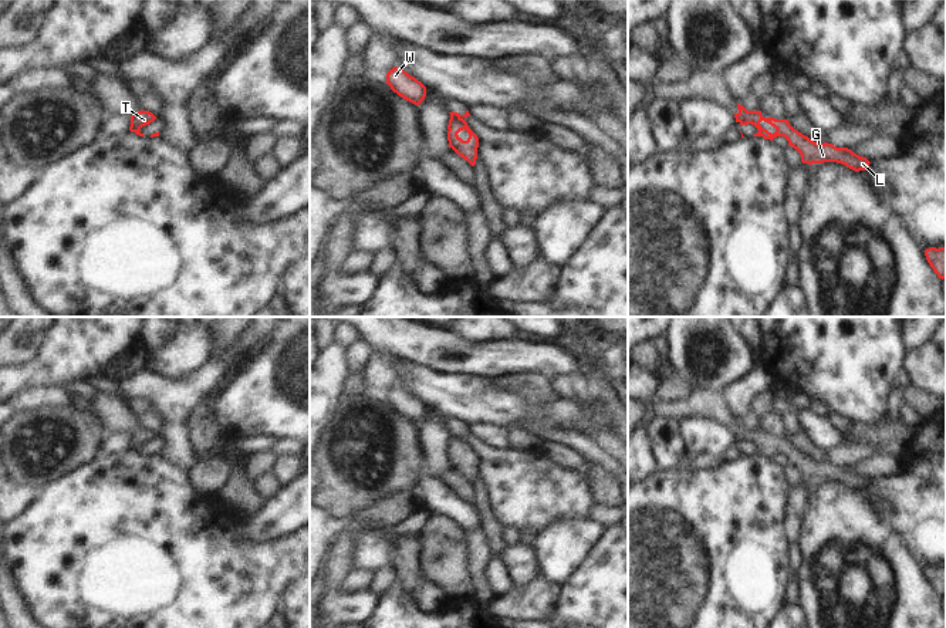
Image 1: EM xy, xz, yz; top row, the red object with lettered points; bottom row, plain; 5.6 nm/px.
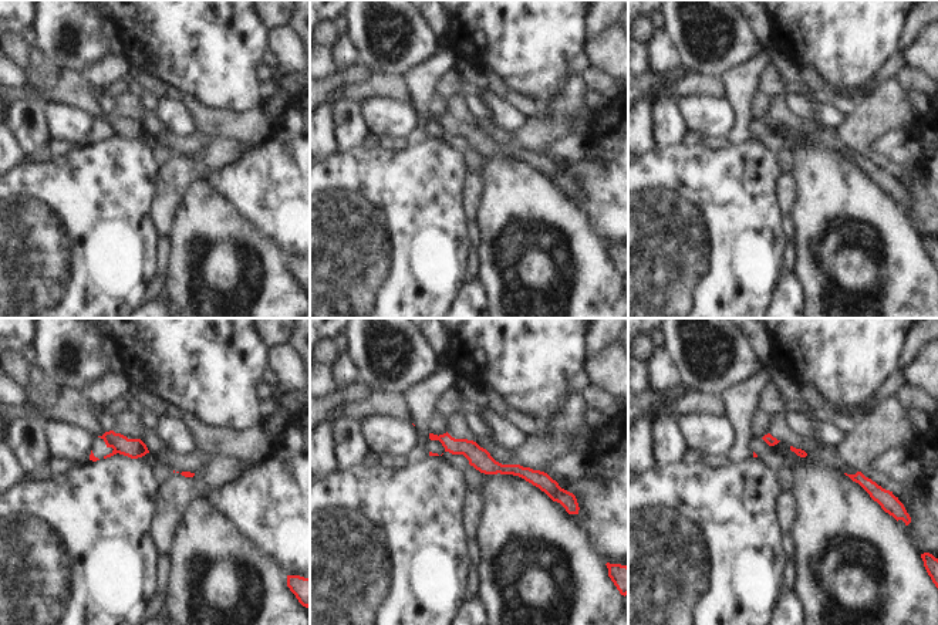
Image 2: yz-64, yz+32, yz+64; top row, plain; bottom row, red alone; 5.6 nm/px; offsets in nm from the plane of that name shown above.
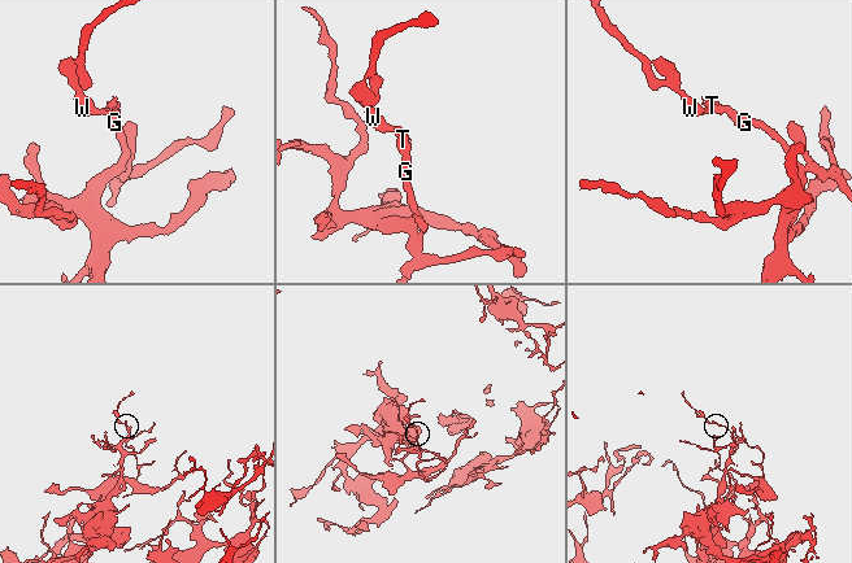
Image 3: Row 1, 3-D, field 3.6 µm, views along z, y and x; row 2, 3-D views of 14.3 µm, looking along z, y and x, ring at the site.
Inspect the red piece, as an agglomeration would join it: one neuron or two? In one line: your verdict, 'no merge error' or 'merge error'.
merge error

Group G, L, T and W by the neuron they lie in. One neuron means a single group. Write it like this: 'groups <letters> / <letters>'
groups G L T / W

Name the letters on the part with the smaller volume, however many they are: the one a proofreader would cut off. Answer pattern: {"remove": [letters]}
{"remove": ["W"]}

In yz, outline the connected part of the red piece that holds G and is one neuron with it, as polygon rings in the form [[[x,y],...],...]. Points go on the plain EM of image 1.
[[[737,422],[739,431],[734,432],[736,440],[747,440],[757,446],[760,455],[773,459],[777,455],[784,455],[788,463],[798,469],[803,482],[824,482],[837,480],[847,486],[859,490],[869,486],[869,479],[854,472],[848,466],[837,466],[832,462],[817,462],[808,455],[794,448],[788,438],[764,436],[761,429],[747,429]]]

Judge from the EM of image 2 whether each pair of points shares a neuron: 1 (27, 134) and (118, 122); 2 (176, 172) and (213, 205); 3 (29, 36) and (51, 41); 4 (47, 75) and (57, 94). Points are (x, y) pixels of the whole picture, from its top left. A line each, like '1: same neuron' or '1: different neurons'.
1: different neurons
2: different neurons
3: different neurons
4: different neurons

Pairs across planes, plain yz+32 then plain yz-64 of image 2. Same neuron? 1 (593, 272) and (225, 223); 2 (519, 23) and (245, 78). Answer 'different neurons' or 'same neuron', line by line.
1: same neuron
2: same neuron

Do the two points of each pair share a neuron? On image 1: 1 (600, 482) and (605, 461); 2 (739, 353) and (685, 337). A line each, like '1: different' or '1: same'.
1: different
2: same

